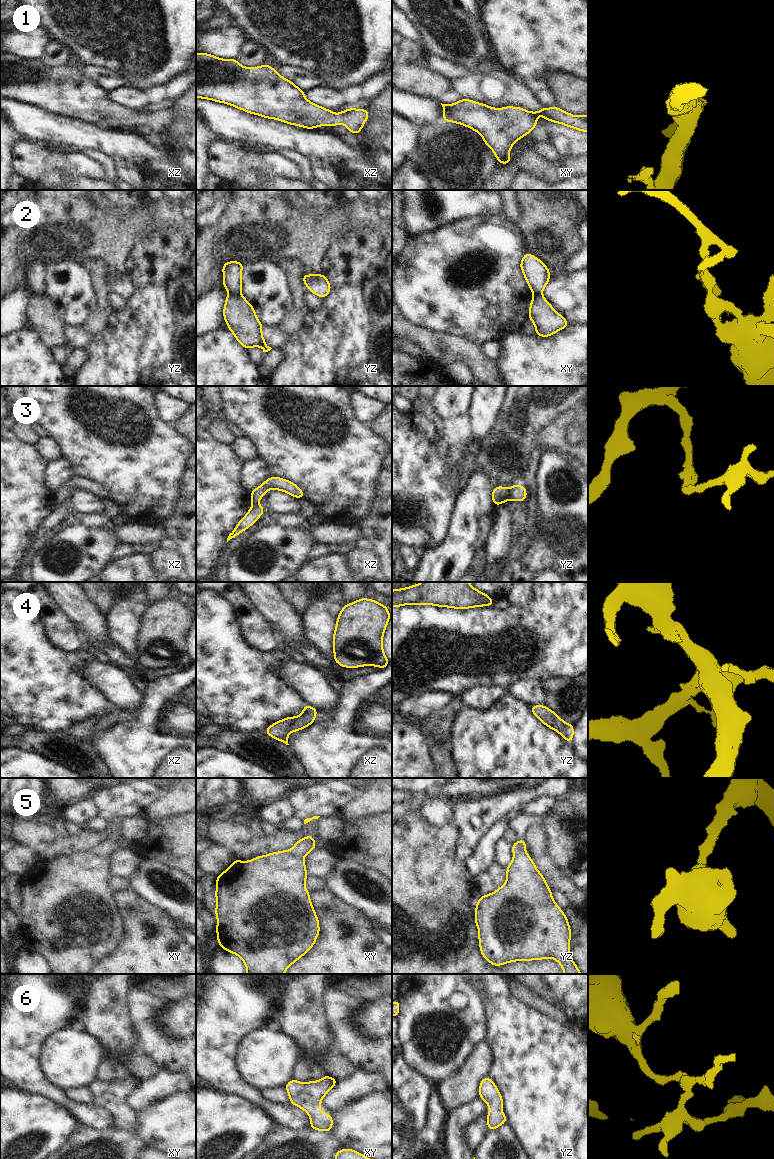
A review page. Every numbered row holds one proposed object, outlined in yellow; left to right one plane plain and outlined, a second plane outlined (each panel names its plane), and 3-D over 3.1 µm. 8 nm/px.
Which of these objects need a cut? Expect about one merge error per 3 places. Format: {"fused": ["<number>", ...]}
{"fused": ["2", "3"]}

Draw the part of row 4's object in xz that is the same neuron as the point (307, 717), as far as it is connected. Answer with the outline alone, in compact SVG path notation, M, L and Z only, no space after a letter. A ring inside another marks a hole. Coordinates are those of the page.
M304 704L303 711L298 717L291 716L277 721L267 727L264 732L268 734L271 738L275 738L276 740L281 741L286 745L289 745L289 733L300 731L307 726L313 724L315 722L315 717L318 712L318 709Z

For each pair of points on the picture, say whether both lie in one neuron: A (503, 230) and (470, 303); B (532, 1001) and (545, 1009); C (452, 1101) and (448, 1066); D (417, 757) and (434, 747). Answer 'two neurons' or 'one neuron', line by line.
A: one neuron
B: one neuron
C: two neurons
D: two neurons

